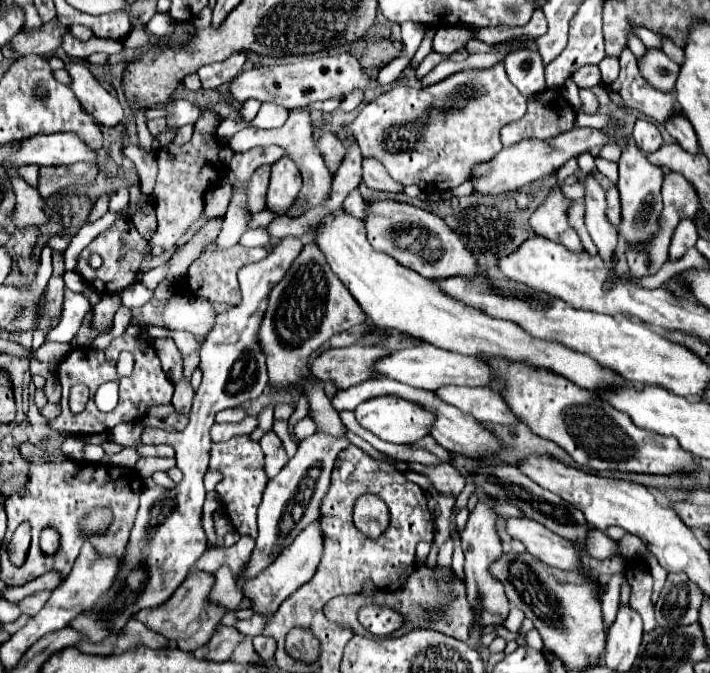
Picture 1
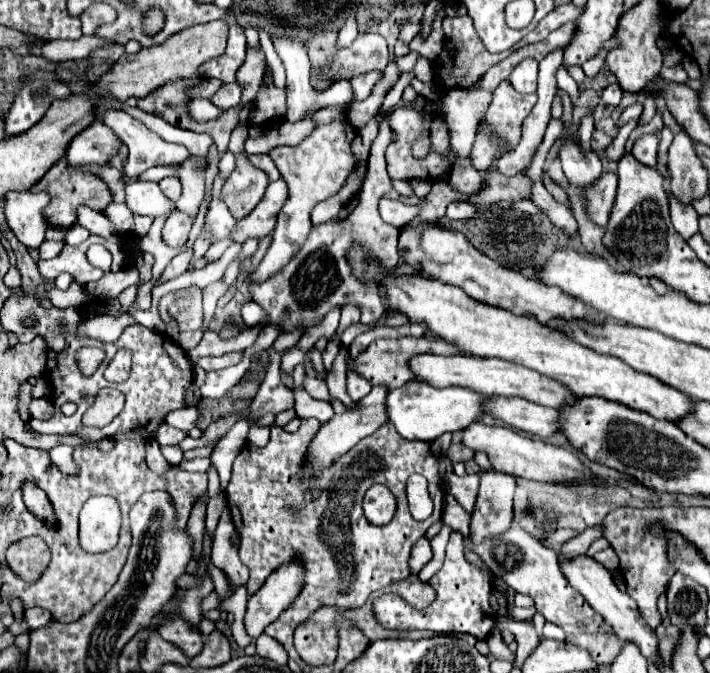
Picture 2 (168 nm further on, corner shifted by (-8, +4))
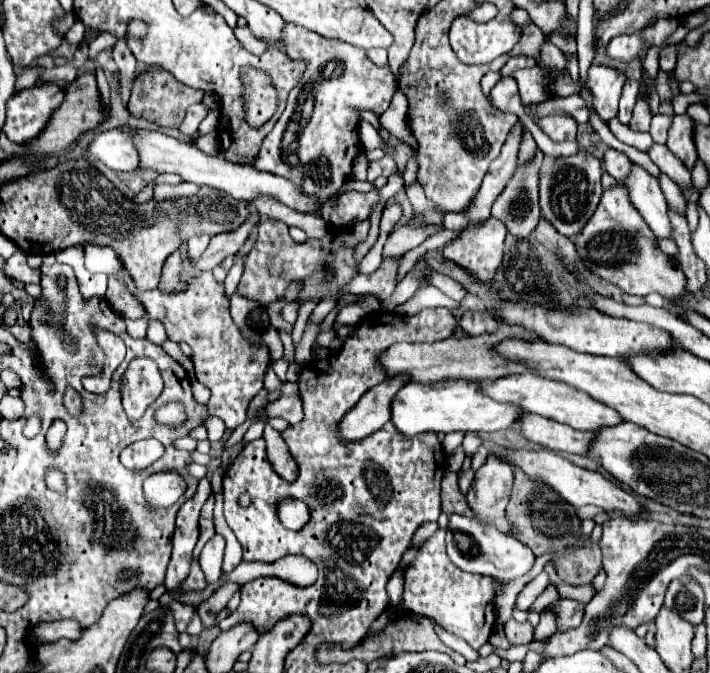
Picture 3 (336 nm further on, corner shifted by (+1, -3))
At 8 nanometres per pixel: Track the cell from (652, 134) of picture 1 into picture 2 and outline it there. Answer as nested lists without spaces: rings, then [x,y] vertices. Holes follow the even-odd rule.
[[[645,134],[645,136],[635,140],[635,144],[631,148],[631,154],[641,164],[653,168],[655,162],[657,162],[657,146],[659,146],[659,138],[655,134]]]

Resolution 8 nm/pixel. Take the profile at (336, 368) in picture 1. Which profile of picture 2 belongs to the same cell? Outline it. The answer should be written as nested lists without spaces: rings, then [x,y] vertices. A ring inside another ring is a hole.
[[[399,338],[399,340],[375,340],[369,344],[365,352],[361,352],[355,360],[349,360],[349,364],[367,378],[373,386],[387,386],[387,388],[399,388],[411,380],[415,380],[413,370],[409,368],[409,360],[415,354],[443,354],[443,356],[467,356],[467,352],[459,350],[453,344],[445,344],[441,338]]]

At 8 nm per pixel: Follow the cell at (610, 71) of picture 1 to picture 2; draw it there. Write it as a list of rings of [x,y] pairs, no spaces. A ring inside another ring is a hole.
[[[611,84],[611,86],[607,86],[605,90],[603,90],[603,102],[607,102],[609,106],[619,106],[621,101],[621,88],[617,86],[617,84]]]

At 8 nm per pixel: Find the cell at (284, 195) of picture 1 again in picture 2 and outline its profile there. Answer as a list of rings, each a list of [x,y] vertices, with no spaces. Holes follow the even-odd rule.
[[[279,178],[277,182],[269,184],[263,200],[253,208],[253,212],[237,222],[235,230],[229,236],[231,242],[245,244],[249,238],[263,238],[271,234],[283,200],[287,200],[287,184],[283,184]]]

